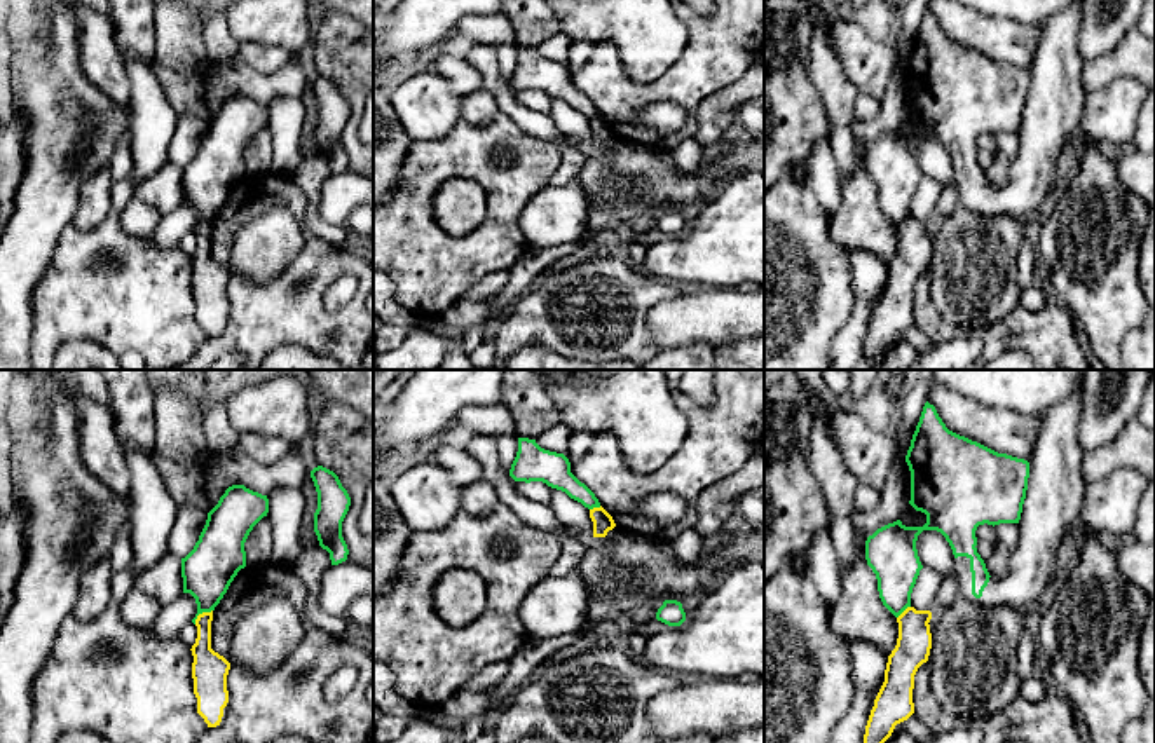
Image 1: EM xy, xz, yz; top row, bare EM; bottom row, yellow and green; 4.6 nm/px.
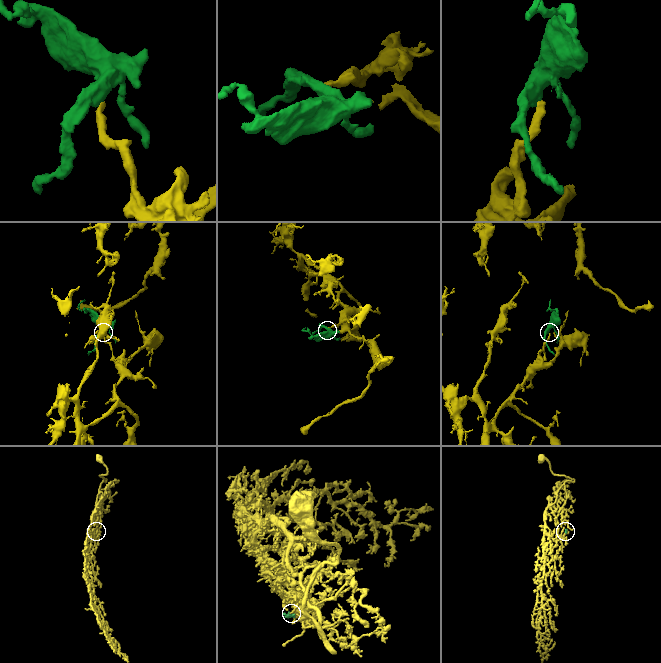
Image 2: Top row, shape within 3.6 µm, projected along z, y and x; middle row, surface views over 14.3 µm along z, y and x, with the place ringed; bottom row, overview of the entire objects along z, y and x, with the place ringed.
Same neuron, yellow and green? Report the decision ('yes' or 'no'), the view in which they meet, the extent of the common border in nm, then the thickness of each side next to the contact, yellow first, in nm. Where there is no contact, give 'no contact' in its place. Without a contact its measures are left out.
no; meets yellow in xy; contact 110 nm long; 150 nm thick on the yellow side, 240 nm on the other

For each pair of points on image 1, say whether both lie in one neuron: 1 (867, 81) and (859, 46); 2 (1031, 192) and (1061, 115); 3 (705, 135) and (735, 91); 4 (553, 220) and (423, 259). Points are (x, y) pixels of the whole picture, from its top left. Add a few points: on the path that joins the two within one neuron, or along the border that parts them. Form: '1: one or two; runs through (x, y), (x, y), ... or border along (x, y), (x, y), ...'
1: one; runs through (867, 72), (867, 61), (861, 54)
2: one; runs through (1033, 173), (1042, 135)
3: one; runs through (707, 124), (707, 117), (724, 100)
4: two; border along (538, 192), (519, 218), (519, 229), (529, 248)

